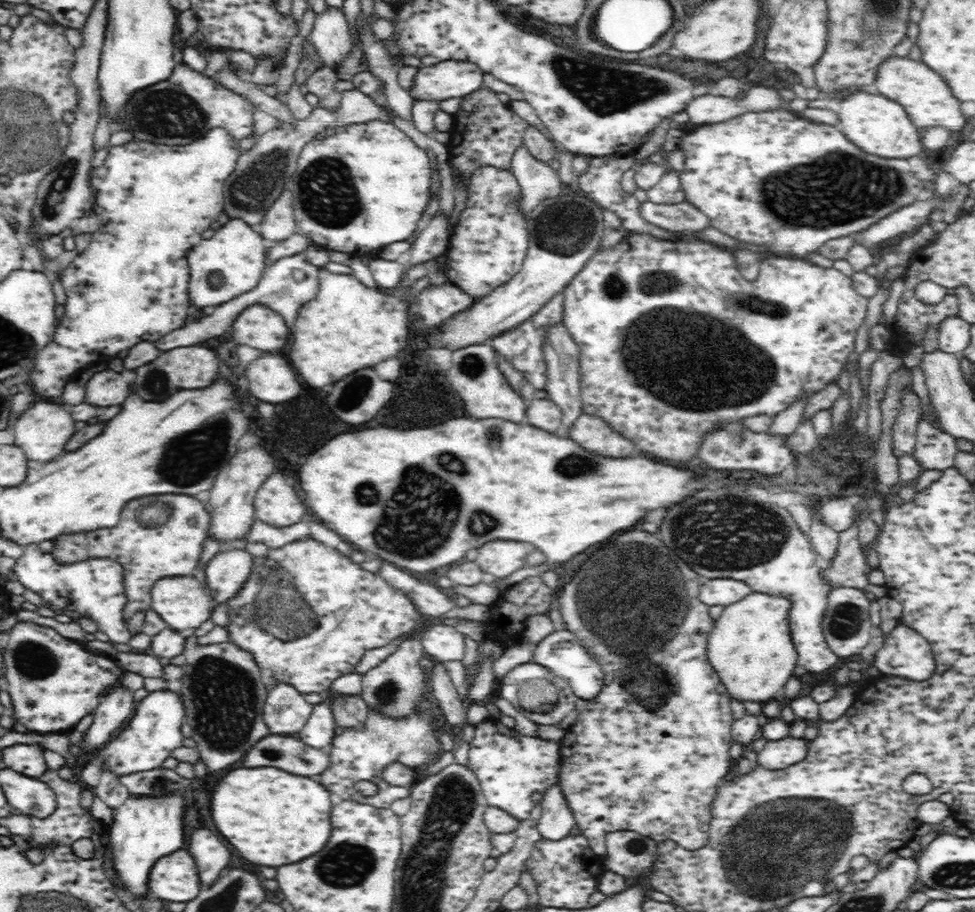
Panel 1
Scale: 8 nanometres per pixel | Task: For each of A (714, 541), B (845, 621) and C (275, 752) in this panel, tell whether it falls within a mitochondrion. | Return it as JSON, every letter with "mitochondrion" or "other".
{"A":"mitochondrion","B":"mitochondrion","C":"mitochondrion"}

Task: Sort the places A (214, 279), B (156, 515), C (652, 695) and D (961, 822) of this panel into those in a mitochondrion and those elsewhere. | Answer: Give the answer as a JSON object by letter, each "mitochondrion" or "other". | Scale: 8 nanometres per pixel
{"A":"mitochondrion","B":"mitochondrion","C":"mitochondrion","D":"other"}

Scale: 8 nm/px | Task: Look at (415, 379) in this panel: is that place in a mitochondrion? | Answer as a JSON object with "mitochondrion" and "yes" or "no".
{"mitochondrion":"no"}

